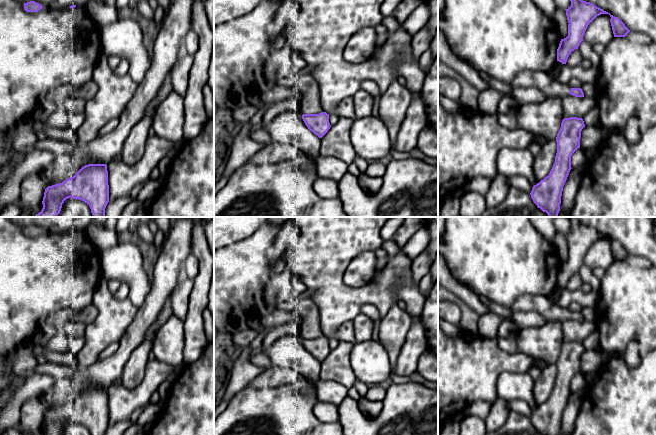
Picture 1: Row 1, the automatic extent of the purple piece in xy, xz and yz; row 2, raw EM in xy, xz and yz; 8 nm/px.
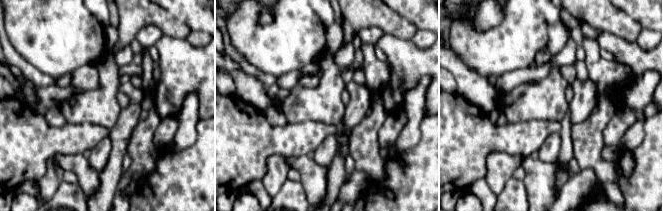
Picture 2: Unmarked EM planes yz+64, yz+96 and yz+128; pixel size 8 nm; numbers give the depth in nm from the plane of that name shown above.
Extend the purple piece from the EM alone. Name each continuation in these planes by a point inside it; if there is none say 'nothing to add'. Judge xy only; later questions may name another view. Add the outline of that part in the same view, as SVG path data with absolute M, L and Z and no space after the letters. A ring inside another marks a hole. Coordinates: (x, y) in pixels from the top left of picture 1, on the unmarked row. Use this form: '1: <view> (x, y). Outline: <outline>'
nothing to add

